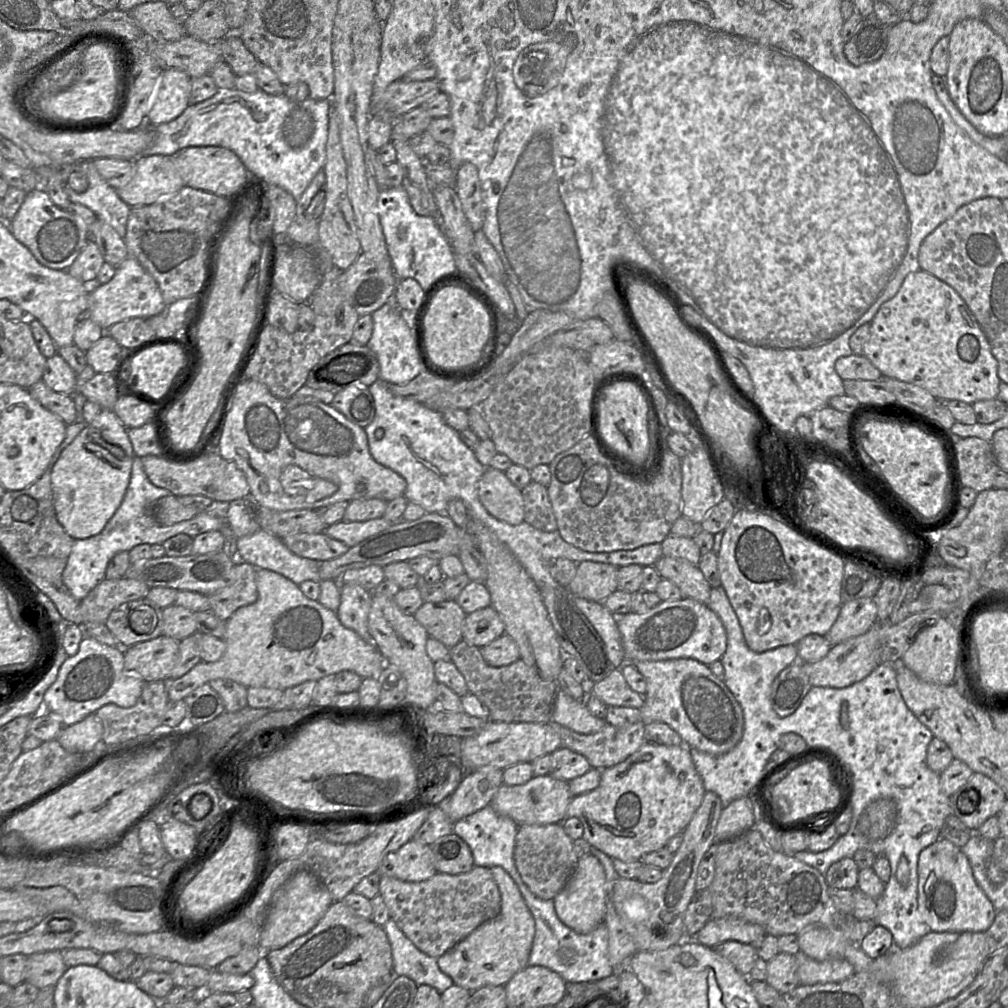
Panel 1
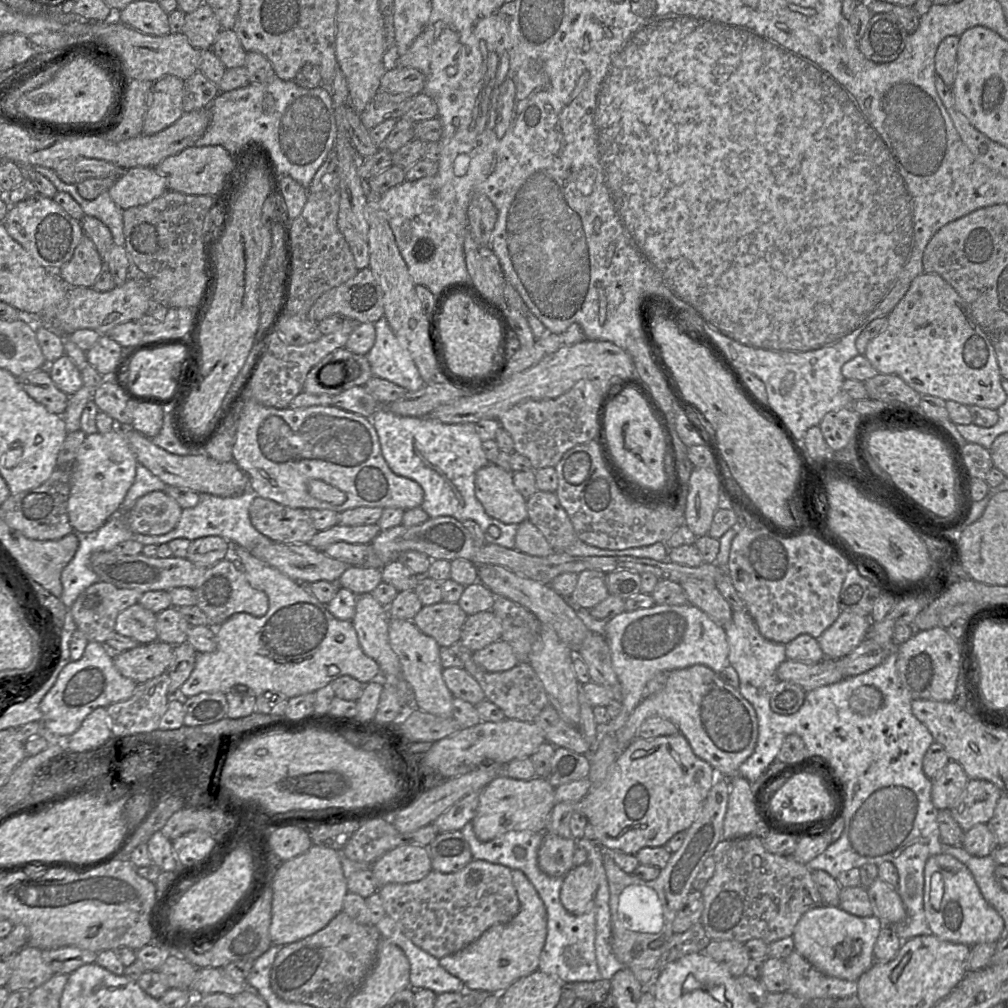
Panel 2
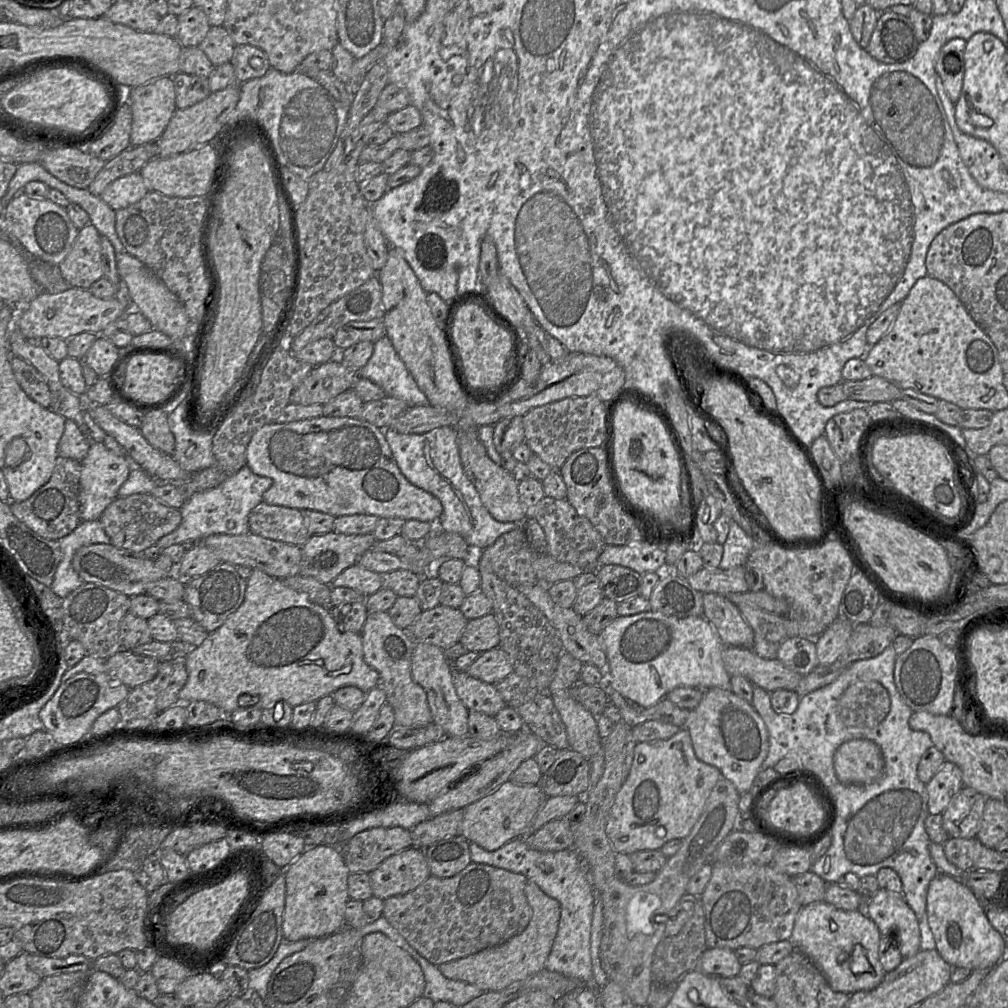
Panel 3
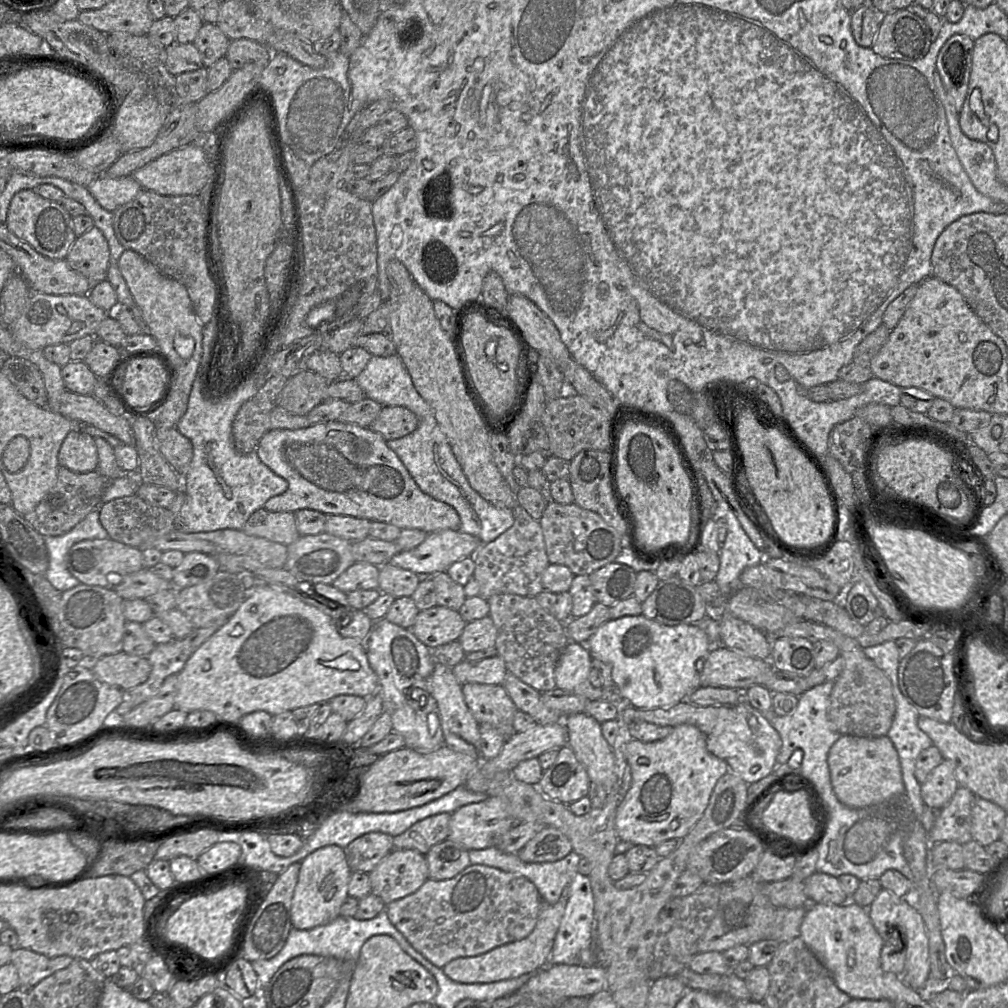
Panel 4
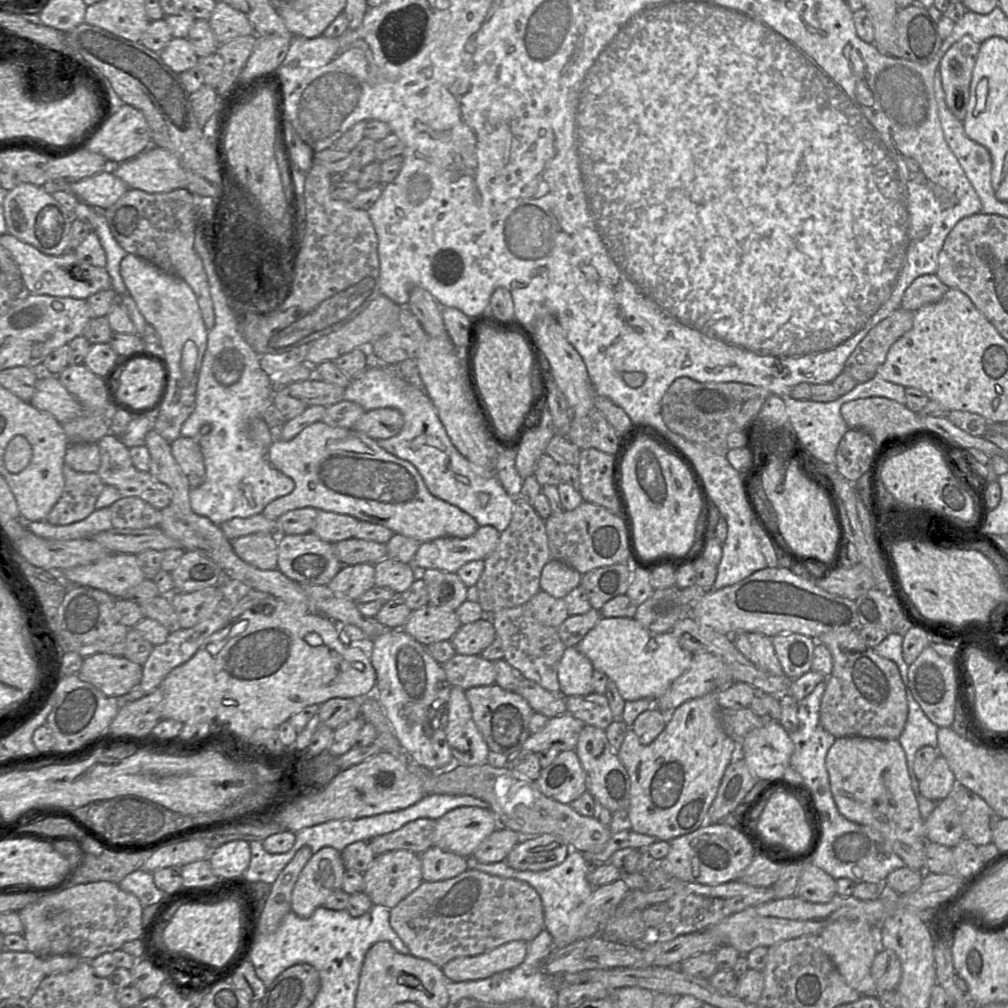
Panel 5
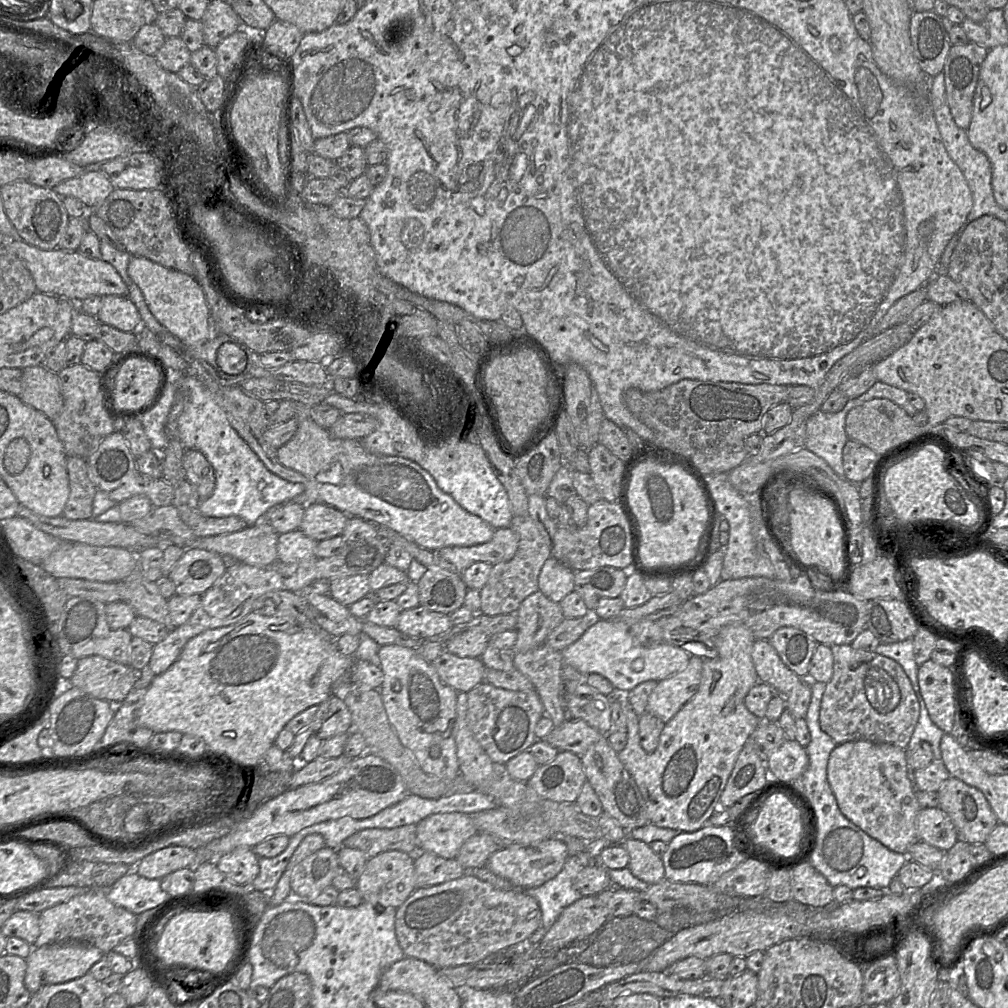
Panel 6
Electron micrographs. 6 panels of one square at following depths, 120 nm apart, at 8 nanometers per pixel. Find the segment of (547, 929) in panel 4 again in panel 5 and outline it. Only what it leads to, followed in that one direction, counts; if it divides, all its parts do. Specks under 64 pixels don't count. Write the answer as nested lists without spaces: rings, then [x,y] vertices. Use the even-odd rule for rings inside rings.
[[[510,941],[482,954],[454,958],[442,967],[442,971],[453,982],[489,978],[518,967],[526,957],[527,946],[524,941]]]

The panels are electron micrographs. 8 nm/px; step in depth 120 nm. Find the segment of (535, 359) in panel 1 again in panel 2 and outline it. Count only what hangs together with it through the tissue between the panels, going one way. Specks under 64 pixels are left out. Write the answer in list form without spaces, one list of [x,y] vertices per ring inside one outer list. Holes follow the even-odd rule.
[[[581,379],[557,398],[516,404],[498,421],[513,439],[515,452],[528,458],[534,471],[555,467],[569,449],[591,440],[597,441],[601,400],[602,395],[595,385],[590,380]]]

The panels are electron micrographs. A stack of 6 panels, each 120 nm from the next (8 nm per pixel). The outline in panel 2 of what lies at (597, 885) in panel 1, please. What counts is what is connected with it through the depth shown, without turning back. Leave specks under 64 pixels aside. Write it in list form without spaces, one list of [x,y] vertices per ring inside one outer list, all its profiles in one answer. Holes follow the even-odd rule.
[[[585,863],[573,867],[563,877],[560,901],[570,914],[582,915],[593,907],[596,891],[595,872],[588,863]]]

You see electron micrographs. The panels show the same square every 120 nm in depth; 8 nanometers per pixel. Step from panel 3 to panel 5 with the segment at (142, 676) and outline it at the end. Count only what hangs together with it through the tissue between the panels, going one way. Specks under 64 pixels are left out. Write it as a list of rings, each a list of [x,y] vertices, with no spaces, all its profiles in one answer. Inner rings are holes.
[[[96,653],[84,658],[77,675],[106,696],[118,698],[140,684],[142,666],[124,656]]]

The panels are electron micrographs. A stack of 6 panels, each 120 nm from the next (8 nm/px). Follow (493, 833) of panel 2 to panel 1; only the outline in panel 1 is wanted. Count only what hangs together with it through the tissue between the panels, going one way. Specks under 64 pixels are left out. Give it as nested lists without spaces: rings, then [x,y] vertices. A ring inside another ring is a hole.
[[[545,775],[533,776],[522,785],[508,786],[502,784],[489,805],[498,814],[513,819],[518,825],[562,824],[567,818],[566,811],[574,797],[570,792],[568,782]]]

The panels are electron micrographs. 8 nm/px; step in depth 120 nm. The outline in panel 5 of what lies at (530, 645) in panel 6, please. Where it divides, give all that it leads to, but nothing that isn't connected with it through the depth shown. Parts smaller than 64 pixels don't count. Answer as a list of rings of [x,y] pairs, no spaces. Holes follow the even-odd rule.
[[[540,590],[527,603],[535,619],[544,626],[558,628],[568,617],[566,602]]]

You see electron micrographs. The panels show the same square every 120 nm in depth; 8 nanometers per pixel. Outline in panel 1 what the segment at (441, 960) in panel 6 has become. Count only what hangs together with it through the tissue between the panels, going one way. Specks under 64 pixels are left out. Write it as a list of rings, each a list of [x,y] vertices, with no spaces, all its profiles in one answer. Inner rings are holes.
[[[475,866],[466,873],[436,873],[422,882],[406,882],[381,876],[379,895],[383,898],[390,919],[423,953],[438,958],[453,948],[484,922],[501,910],[501,894],[490,868]]]

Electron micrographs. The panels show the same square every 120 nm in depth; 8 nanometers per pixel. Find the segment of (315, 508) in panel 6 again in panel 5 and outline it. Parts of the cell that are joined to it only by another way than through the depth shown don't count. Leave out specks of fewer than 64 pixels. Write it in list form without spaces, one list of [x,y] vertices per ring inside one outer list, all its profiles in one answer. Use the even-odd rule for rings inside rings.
[[[318,511],[311,533],[326,542],[334,544],[356,538],[359,522],[359,520],[349,515]]]

